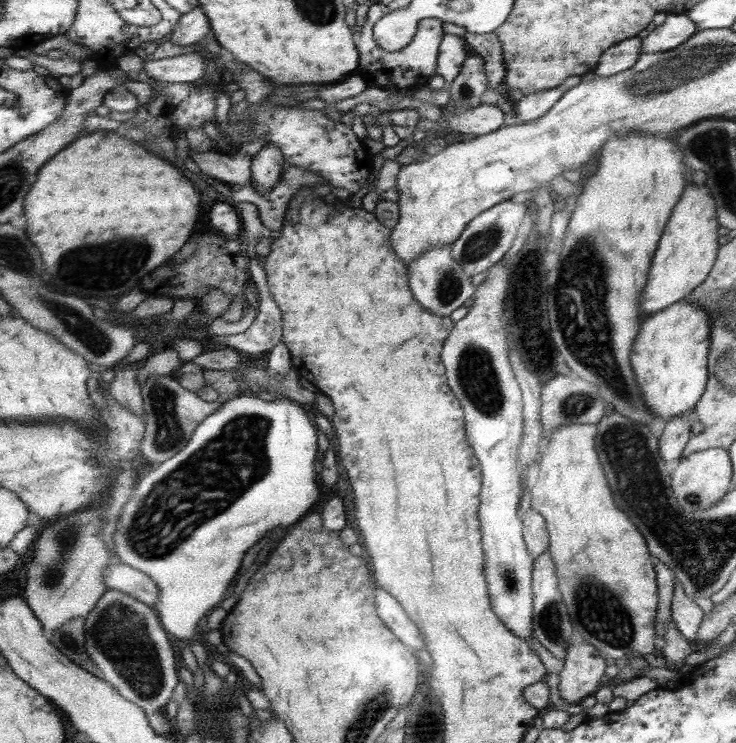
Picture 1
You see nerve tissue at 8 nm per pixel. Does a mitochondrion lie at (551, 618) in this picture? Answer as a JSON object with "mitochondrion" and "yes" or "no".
{"mitochondrion":"yes"}

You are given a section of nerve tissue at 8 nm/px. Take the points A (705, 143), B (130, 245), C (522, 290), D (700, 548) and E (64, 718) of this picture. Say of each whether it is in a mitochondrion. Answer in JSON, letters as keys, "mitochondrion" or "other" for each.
{"A":"mitochondrion","B":"mitochondrion","C":"other","D":"mitochondrion","E":"other"}

